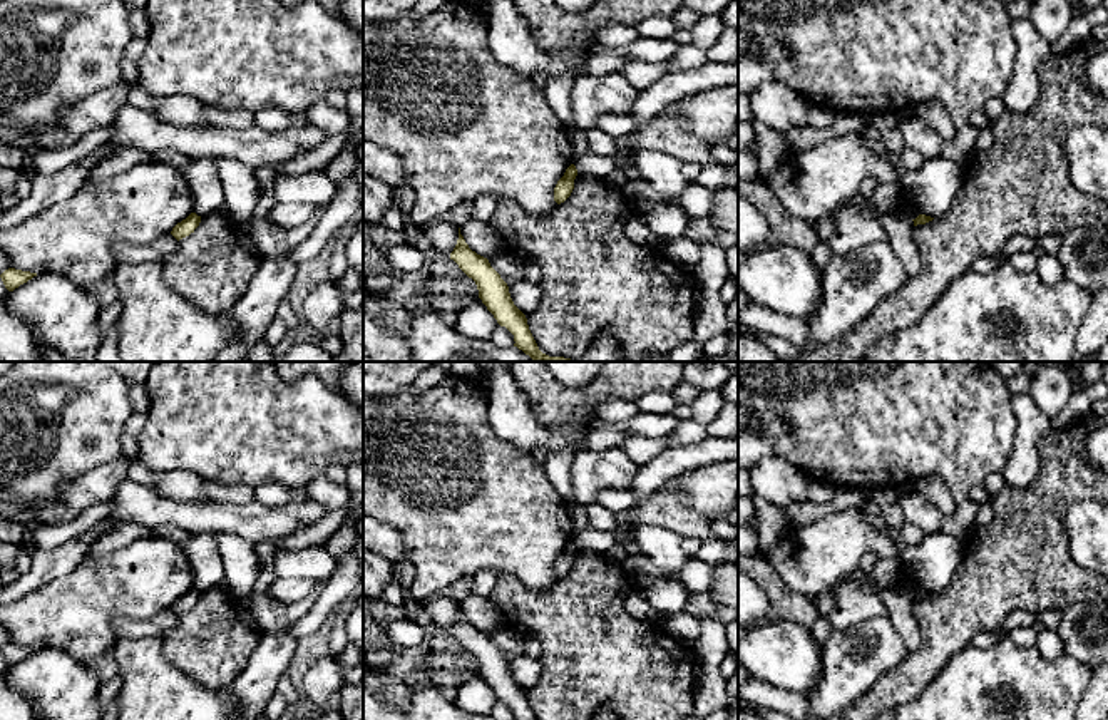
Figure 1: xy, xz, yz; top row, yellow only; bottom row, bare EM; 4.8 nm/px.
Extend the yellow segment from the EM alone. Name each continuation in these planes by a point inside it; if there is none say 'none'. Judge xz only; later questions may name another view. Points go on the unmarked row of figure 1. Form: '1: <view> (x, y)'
none

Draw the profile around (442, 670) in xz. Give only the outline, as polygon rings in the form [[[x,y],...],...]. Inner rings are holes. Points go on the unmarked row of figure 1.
[[[430,651],[423,660],[423,666],[428,683],[440,690],[447,690],[449,687],[459,688],[465,683],[484,680],[475,656],[469,651],[462,656],[450,651]]]

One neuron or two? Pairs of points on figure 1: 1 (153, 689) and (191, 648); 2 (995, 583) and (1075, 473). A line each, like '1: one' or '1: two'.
1: two
2: one

